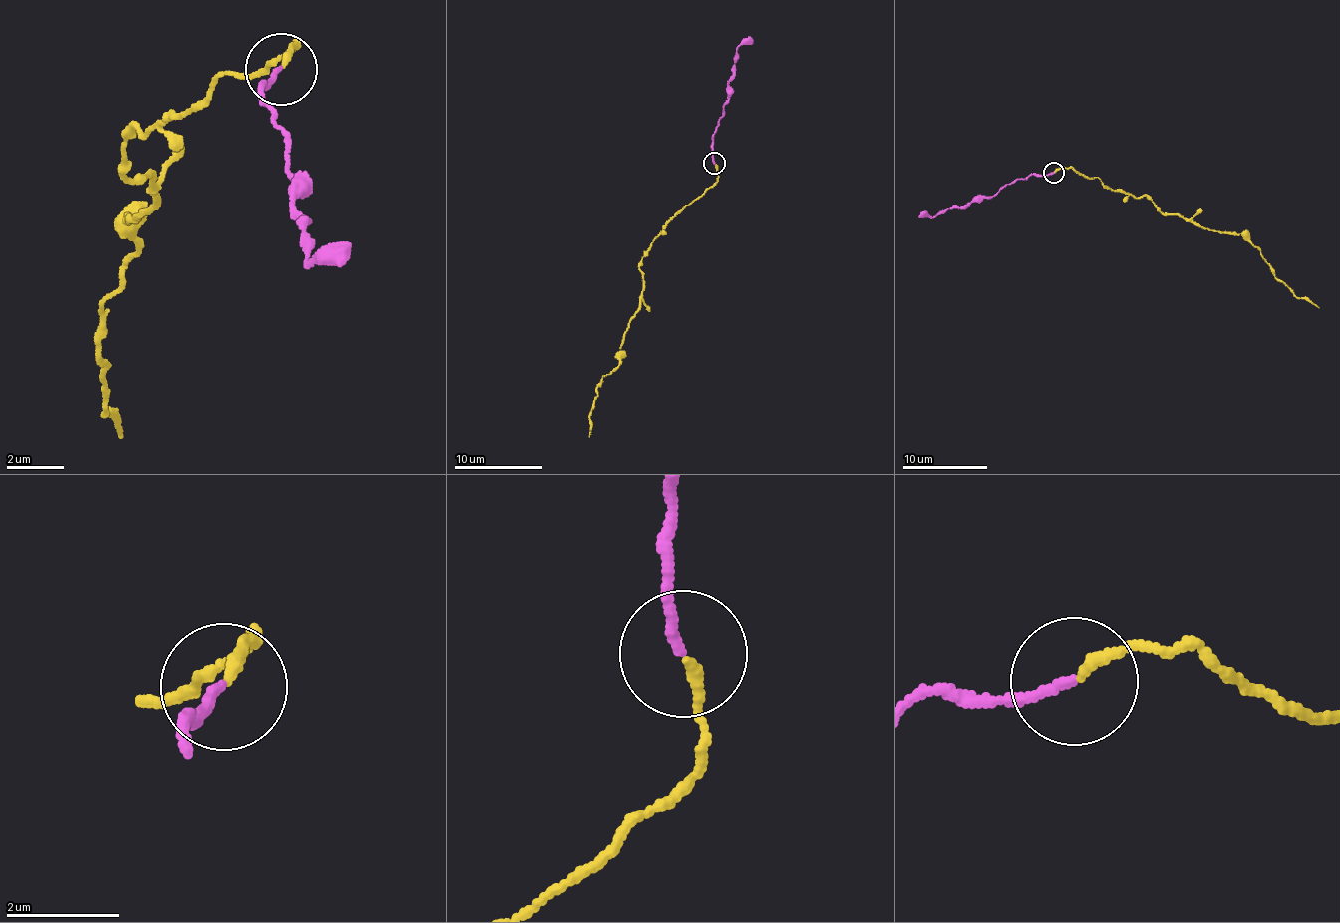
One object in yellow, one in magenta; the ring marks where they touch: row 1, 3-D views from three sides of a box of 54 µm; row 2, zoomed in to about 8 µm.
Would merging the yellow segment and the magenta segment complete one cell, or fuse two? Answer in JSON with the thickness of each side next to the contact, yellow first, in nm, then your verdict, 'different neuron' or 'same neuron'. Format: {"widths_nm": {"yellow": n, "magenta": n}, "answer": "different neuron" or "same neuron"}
{"widths_nm": {"yellow": 190, "magenta": 170}, "answer": "same neuron"}

